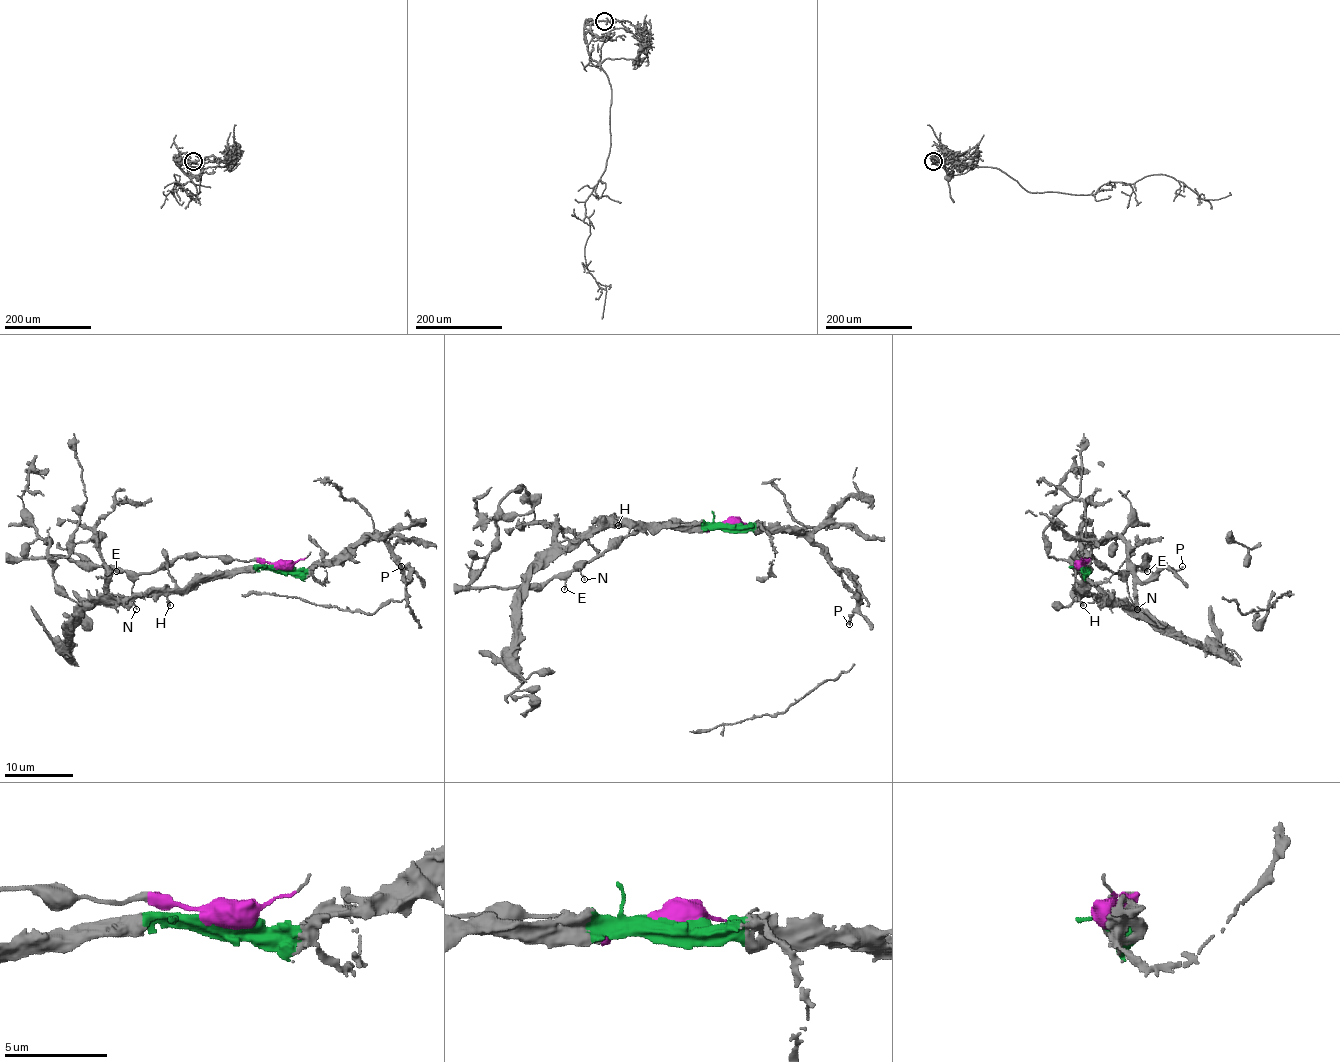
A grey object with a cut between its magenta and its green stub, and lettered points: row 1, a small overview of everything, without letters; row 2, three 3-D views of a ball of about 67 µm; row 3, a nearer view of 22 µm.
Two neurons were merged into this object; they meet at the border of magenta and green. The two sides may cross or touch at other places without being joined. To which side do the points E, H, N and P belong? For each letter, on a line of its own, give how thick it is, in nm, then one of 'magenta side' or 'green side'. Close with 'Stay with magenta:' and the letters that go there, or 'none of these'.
E: 120 nm thick; magenta side
H: 240 nm thick; green side
N: 110 nm thick; magenta side
P: 200 nm thick; green side
Stay with magenta: E, N

